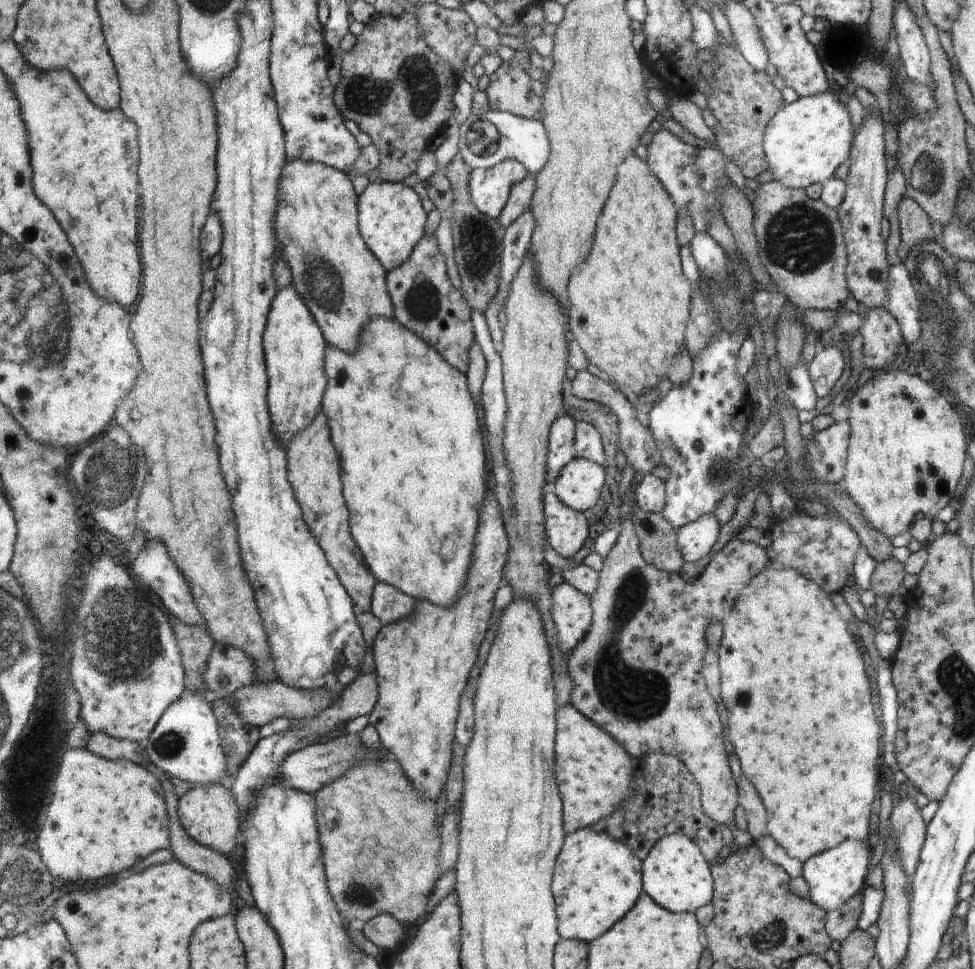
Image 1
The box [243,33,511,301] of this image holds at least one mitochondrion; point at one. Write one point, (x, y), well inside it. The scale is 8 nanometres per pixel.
(418, 83)

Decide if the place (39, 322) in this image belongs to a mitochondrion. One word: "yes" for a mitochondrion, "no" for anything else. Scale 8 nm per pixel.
yes

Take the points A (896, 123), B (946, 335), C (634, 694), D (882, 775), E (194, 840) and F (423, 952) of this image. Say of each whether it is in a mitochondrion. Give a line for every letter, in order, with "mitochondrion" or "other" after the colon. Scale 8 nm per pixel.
A: other
B: mitochondrion
C: mitochondrion
D: other
E: other
F: other

